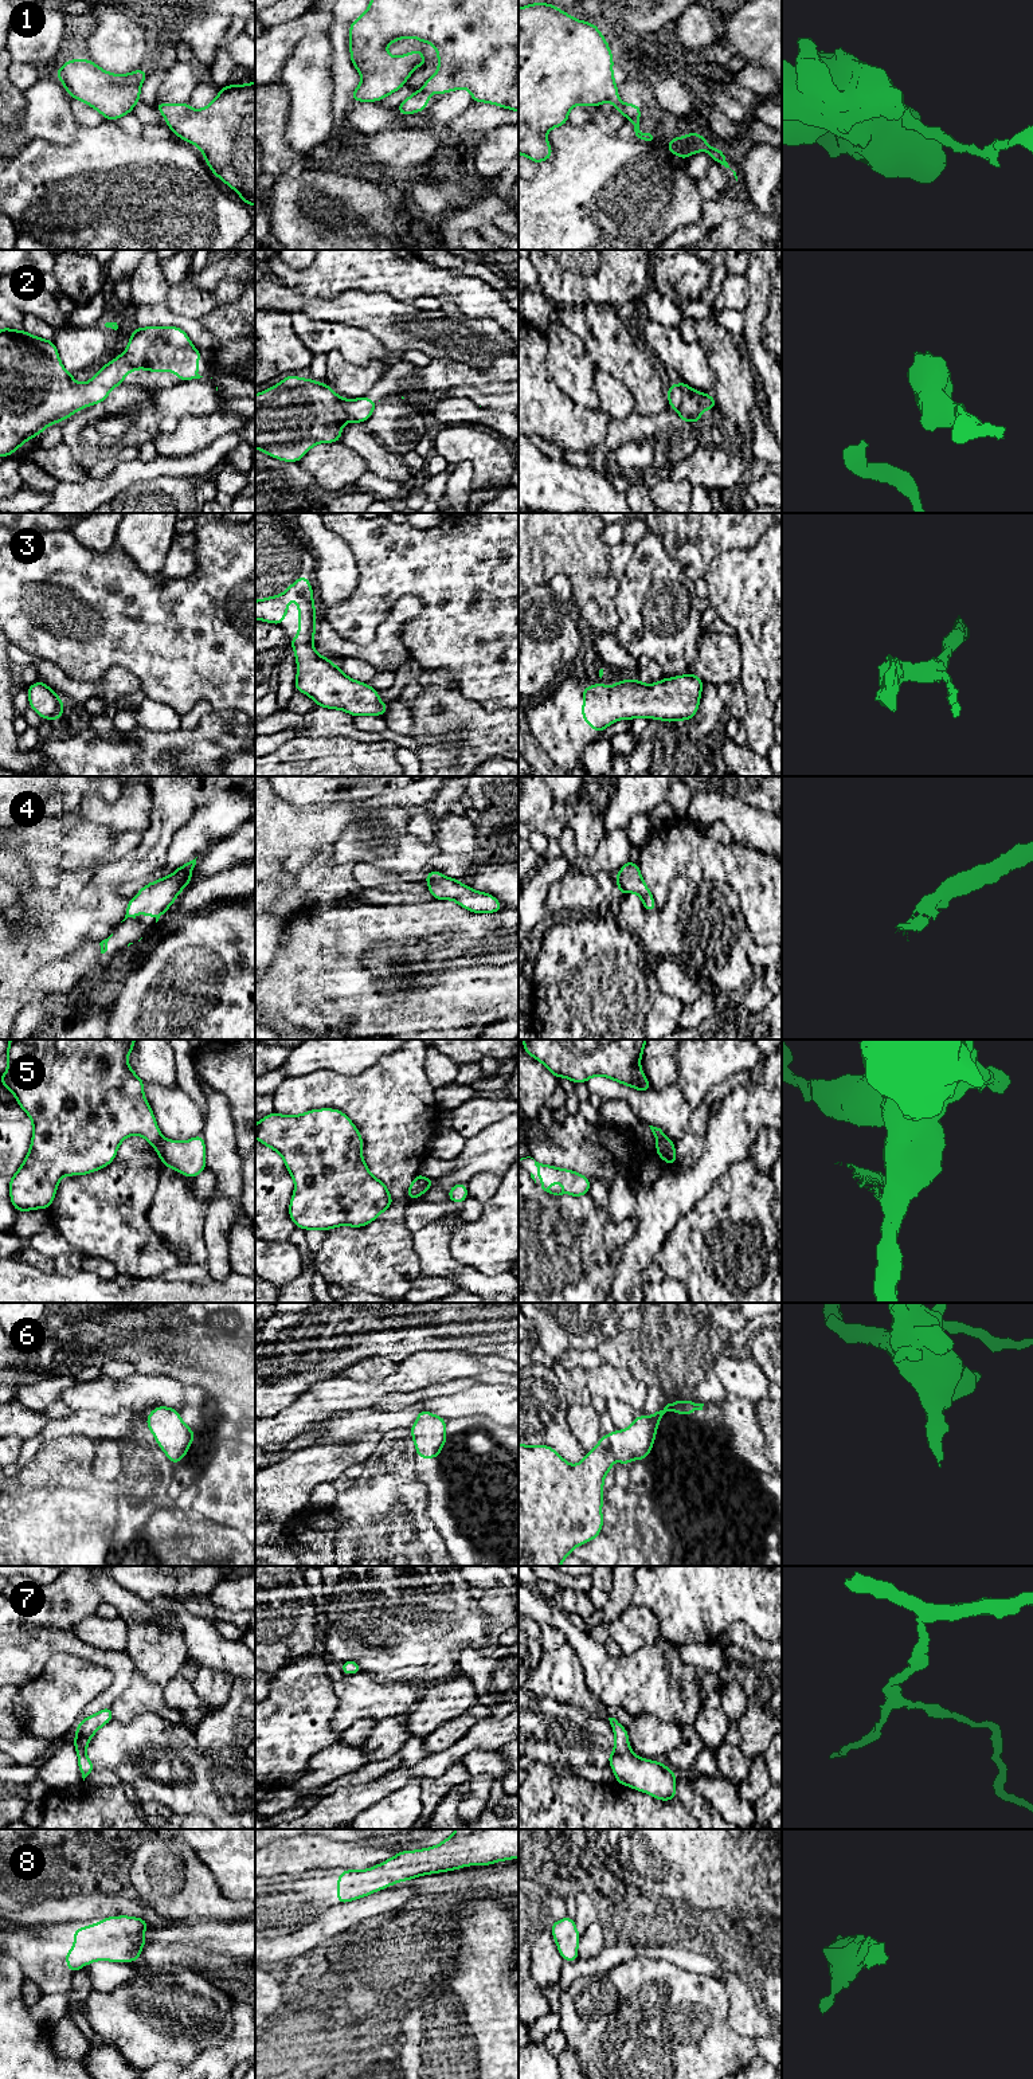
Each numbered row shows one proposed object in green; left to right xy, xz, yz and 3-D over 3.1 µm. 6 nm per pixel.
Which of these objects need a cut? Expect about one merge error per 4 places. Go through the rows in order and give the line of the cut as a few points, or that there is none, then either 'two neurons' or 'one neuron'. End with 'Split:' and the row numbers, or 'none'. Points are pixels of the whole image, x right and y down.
1: yz (619, 102), (623, 113) | two neurons
2: no cut | one neuron
3: no cut | one neuron
4: no cut | one neuron
5: yz (666, 1138), (657, 1140) | two neurons
6: no cut | one neuron
7: no cut | one neuron
8: no cut | one neuron
Split: 1, 5

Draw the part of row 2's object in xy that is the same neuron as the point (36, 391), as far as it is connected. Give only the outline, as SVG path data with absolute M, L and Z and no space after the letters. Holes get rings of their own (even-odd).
M177 326L137 328L130 333L122 355L101 367L85 384L78 384L60 363L51 340L39 338L26 330L0 329L0 458L13 454L28 439L63 422L90 404L102 403L110 391L126 384L124 377L136 369L176 373L180 381L200 379L197 360L203 355L192 345L188 334Z

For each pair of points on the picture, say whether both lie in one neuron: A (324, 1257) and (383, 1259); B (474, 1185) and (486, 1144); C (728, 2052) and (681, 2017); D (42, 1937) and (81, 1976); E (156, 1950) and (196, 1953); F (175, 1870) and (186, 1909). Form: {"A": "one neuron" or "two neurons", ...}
{"A": "one neuron", "B": "two neurons", "C": "one neuron", "D": "two neurons", "E": "one neuron", "F": "one neuron"}

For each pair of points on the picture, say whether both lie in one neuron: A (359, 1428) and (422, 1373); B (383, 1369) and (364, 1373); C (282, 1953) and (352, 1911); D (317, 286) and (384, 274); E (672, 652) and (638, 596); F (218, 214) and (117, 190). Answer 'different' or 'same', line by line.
A: different
B: same
C: same
D: same
E: same
F: same

